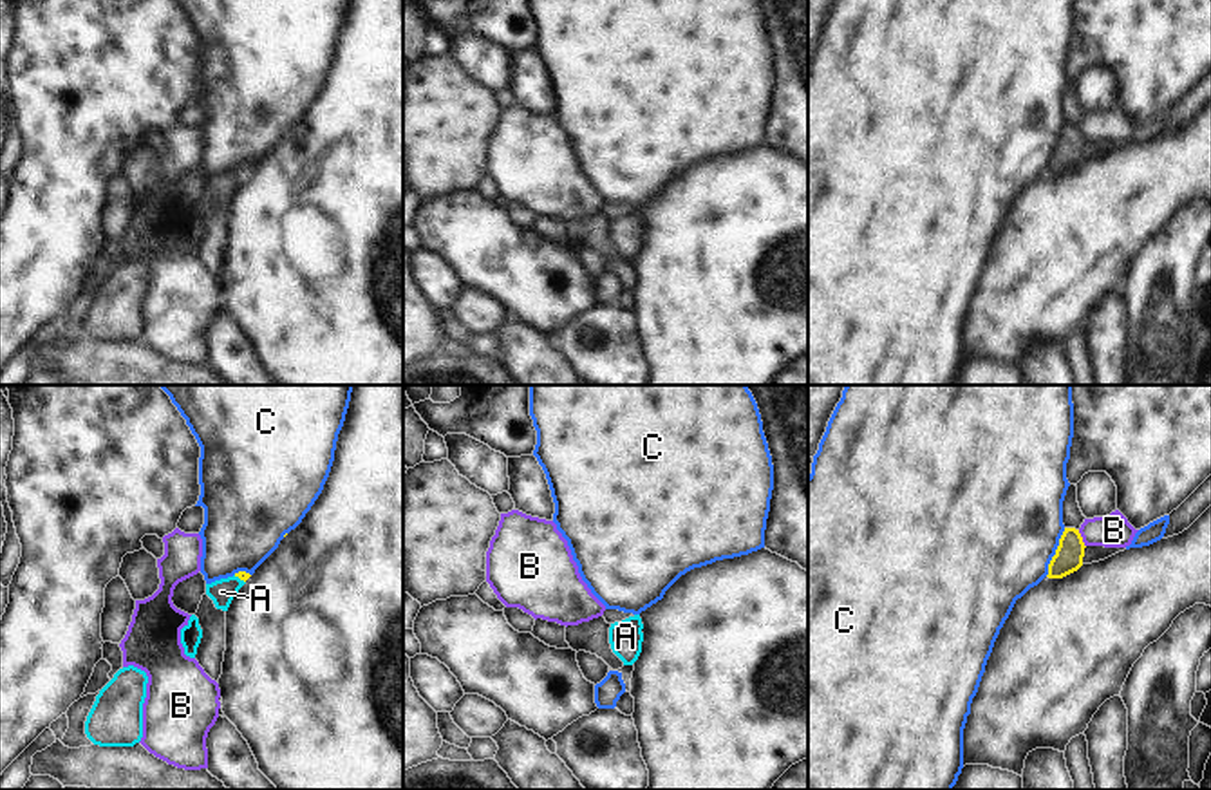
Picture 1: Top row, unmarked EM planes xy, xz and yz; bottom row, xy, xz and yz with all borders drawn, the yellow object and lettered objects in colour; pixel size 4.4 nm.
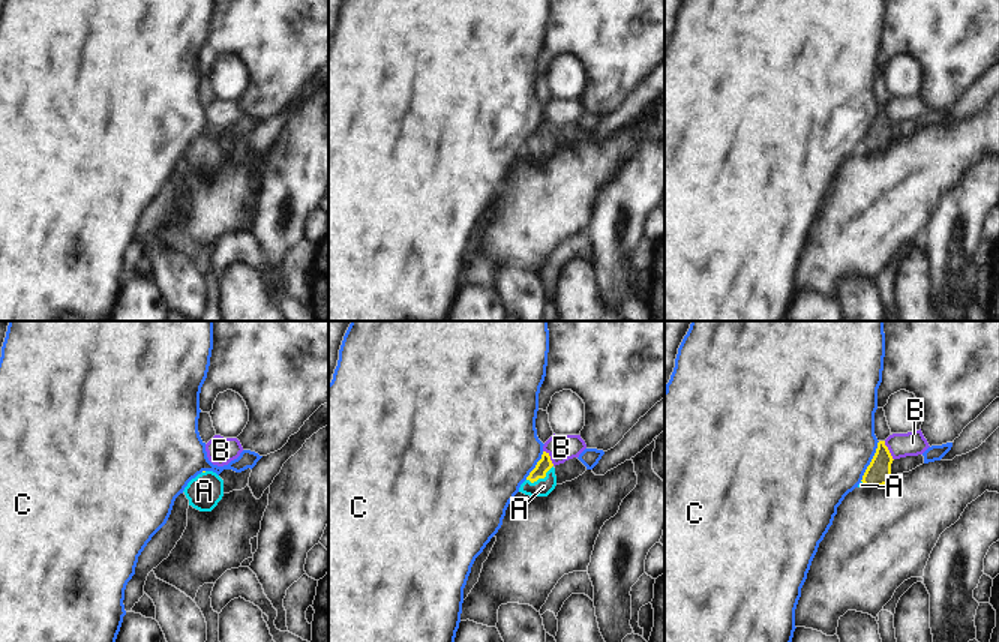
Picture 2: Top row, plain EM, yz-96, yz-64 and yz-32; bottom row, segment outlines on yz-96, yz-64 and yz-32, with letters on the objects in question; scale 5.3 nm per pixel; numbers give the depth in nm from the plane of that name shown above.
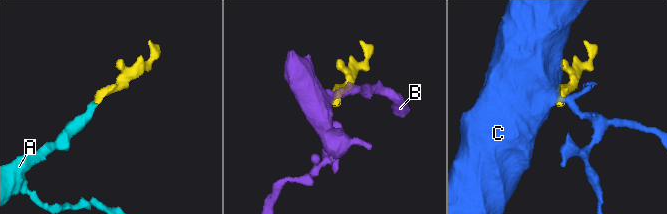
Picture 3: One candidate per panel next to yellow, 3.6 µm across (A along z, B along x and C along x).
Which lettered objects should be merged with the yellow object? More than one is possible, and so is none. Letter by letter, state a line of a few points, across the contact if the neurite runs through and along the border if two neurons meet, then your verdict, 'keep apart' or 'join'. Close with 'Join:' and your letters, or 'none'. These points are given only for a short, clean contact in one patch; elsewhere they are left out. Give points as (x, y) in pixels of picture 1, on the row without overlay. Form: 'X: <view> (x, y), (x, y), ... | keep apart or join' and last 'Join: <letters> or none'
A: xy (243, 170), (239, 172), (221, 187) | join
B: yz (1078, 125), (1085, 141) | keep apart
C: keep apart
Join: A

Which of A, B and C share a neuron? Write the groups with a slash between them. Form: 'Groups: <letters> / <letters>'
Groups: A / B / C

